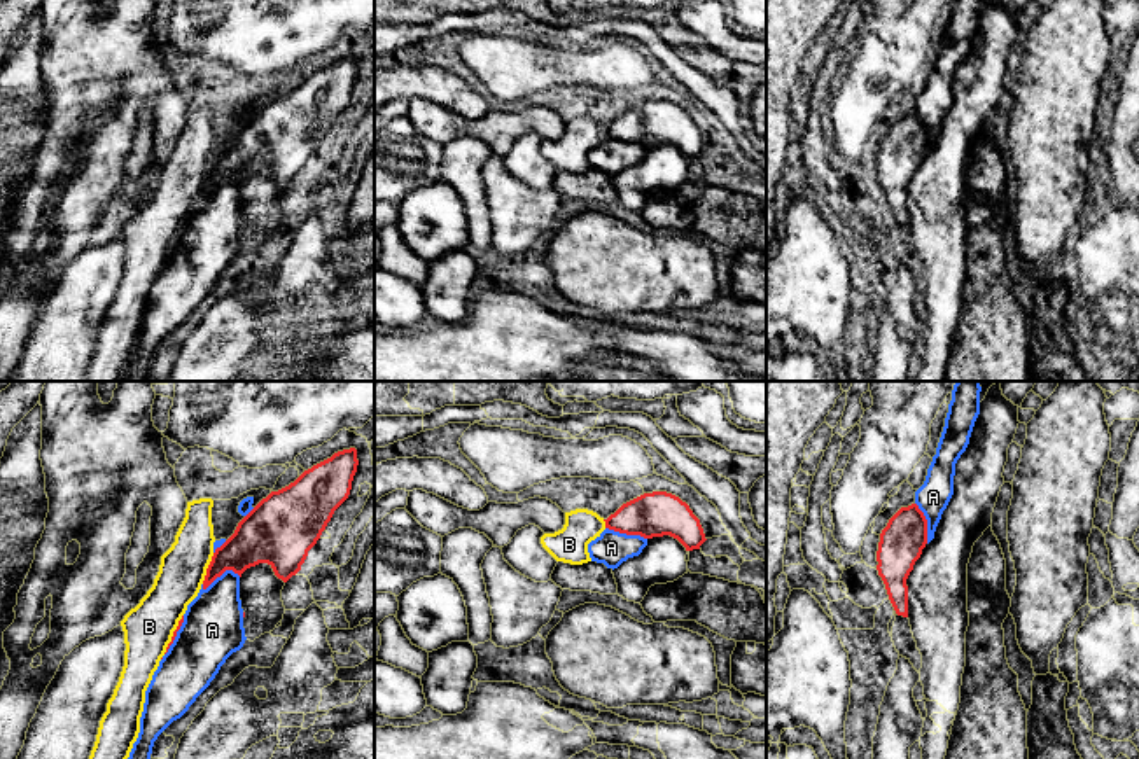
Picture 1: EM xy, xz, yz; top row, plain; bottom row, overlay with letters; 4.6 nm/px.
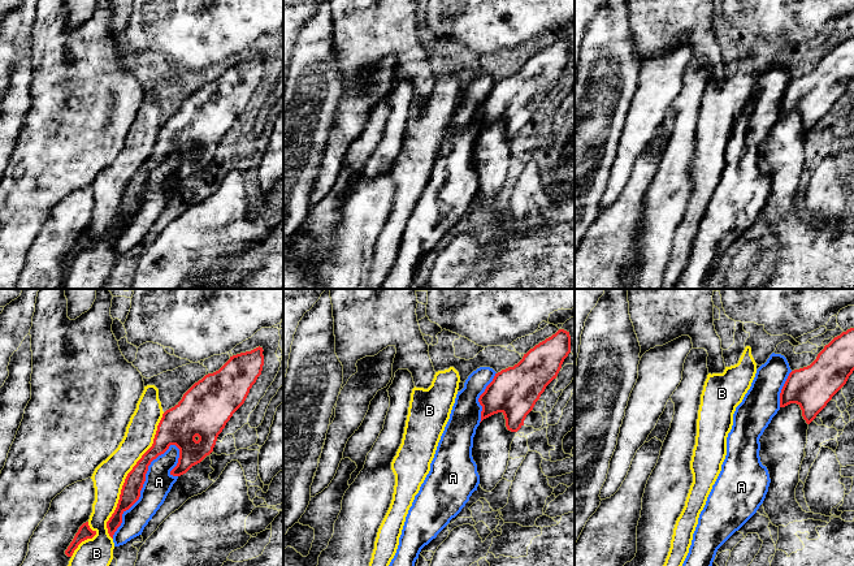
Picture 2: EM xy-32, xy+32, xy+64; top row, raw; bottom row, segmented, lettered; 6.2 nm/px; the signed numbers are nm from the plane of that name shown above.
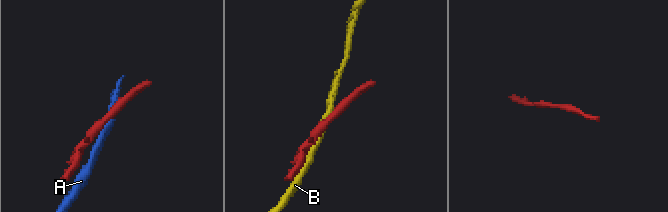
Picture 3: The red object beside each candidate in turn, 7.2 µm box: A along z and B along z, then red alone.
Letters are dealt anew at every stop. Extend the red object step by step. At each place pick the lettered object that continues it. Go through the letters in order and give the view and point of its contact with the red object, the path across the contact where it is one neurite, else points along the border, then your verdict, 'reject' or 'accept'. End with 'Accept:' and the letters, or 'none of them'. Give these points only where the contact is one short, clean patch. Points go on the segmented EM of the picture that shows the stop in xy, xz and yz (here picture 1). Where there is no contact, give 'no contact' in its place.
A: meets red in xy at (221, 574); reject
B: meets red in xy at (207, 569); reject
Accept: none of them

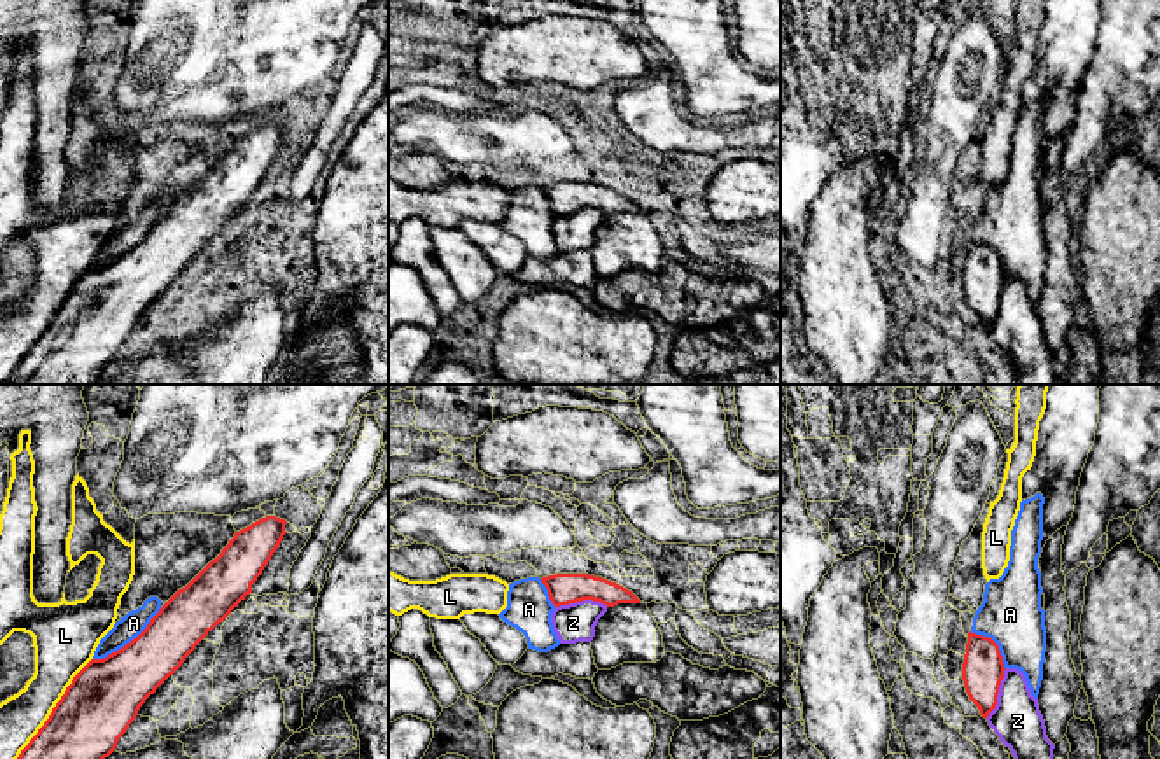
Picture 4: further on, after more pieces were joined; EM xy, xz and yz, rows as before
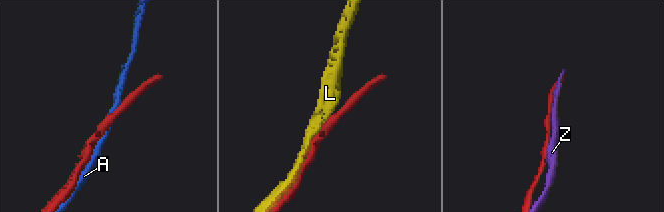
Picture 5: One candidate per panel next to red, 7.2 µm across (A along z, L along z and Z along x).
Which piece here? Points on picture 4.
A: meets red in xy at (130, 642); reject
L: meets red in xy at (53, 709); reject
Z: meets red in xz at (581, 600); reject
Accept: none of them

